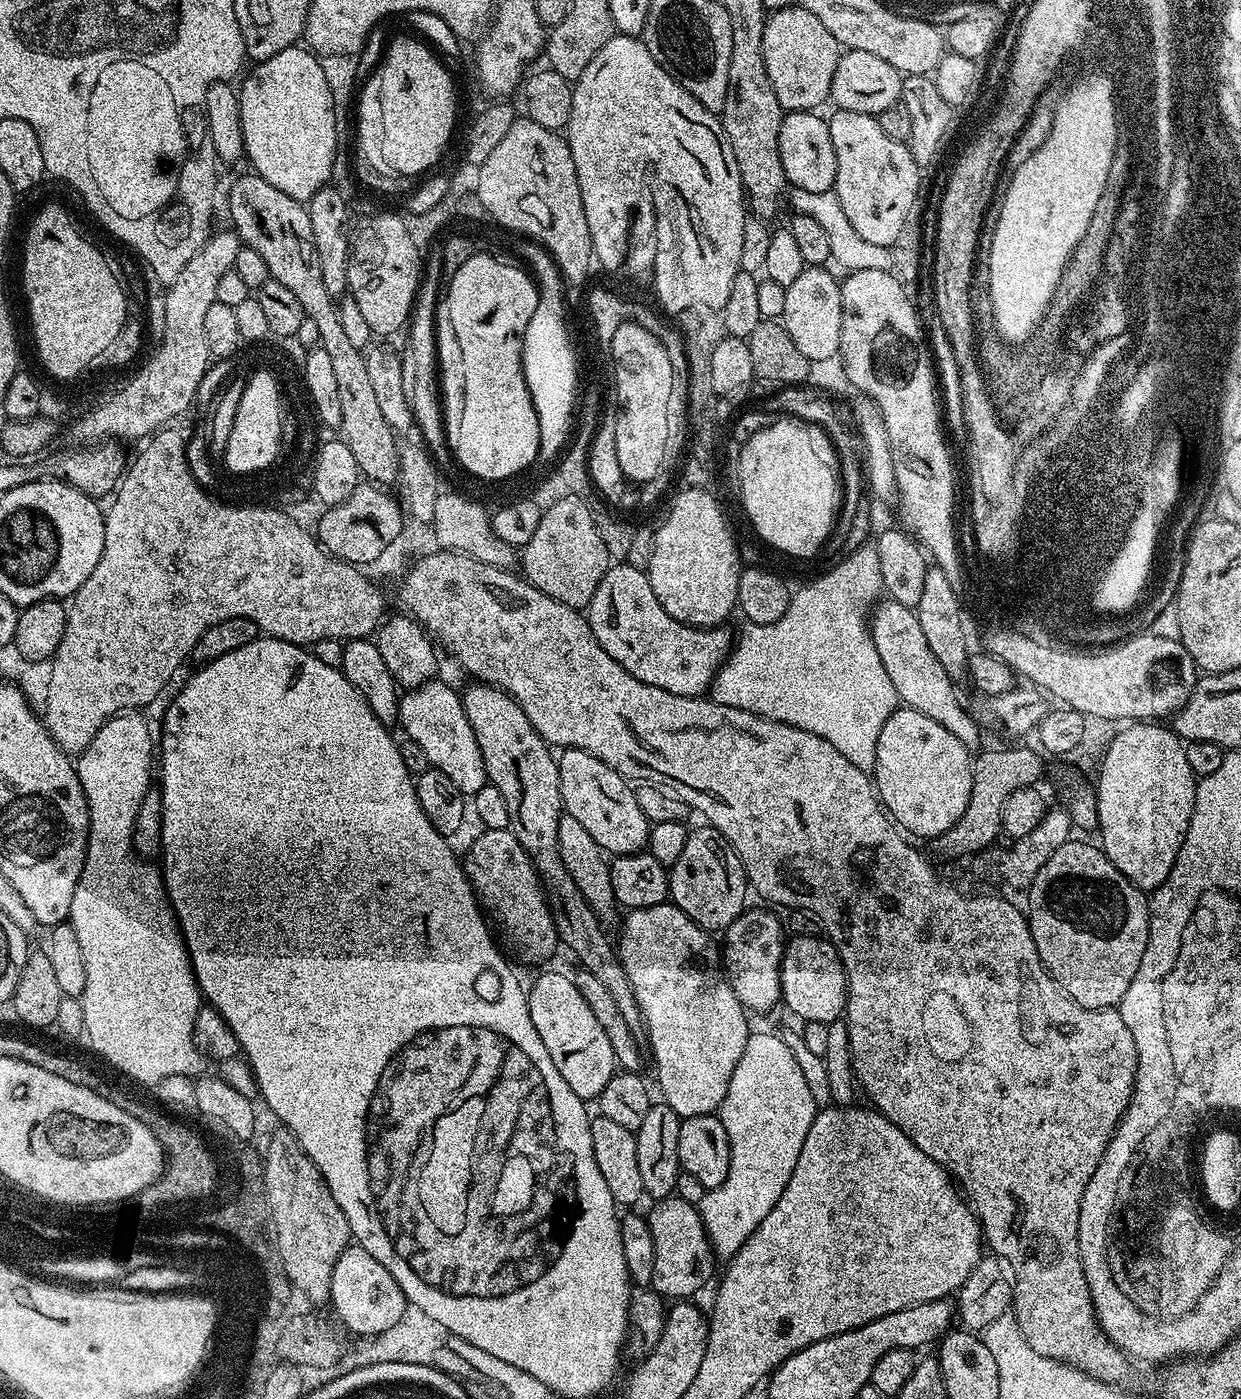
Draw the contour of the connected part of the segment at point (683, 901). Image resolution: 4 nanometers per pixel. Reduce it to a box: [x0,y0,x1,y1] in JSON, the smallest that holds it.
[668,827,750,934]

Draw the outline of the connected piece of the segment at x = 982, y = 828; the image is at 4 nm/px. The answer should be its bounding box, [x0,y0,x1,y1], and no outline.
[930,747,1045,858]

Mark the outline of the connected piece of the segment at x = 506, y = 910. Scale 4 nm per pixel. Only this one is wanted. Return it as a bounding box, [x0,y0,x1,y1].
[463,828,561,964]

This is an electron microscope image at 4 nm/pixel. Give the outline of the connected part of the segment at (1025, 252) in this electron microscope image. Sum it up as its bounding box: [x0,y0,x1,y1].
[990,76,1118,346]

